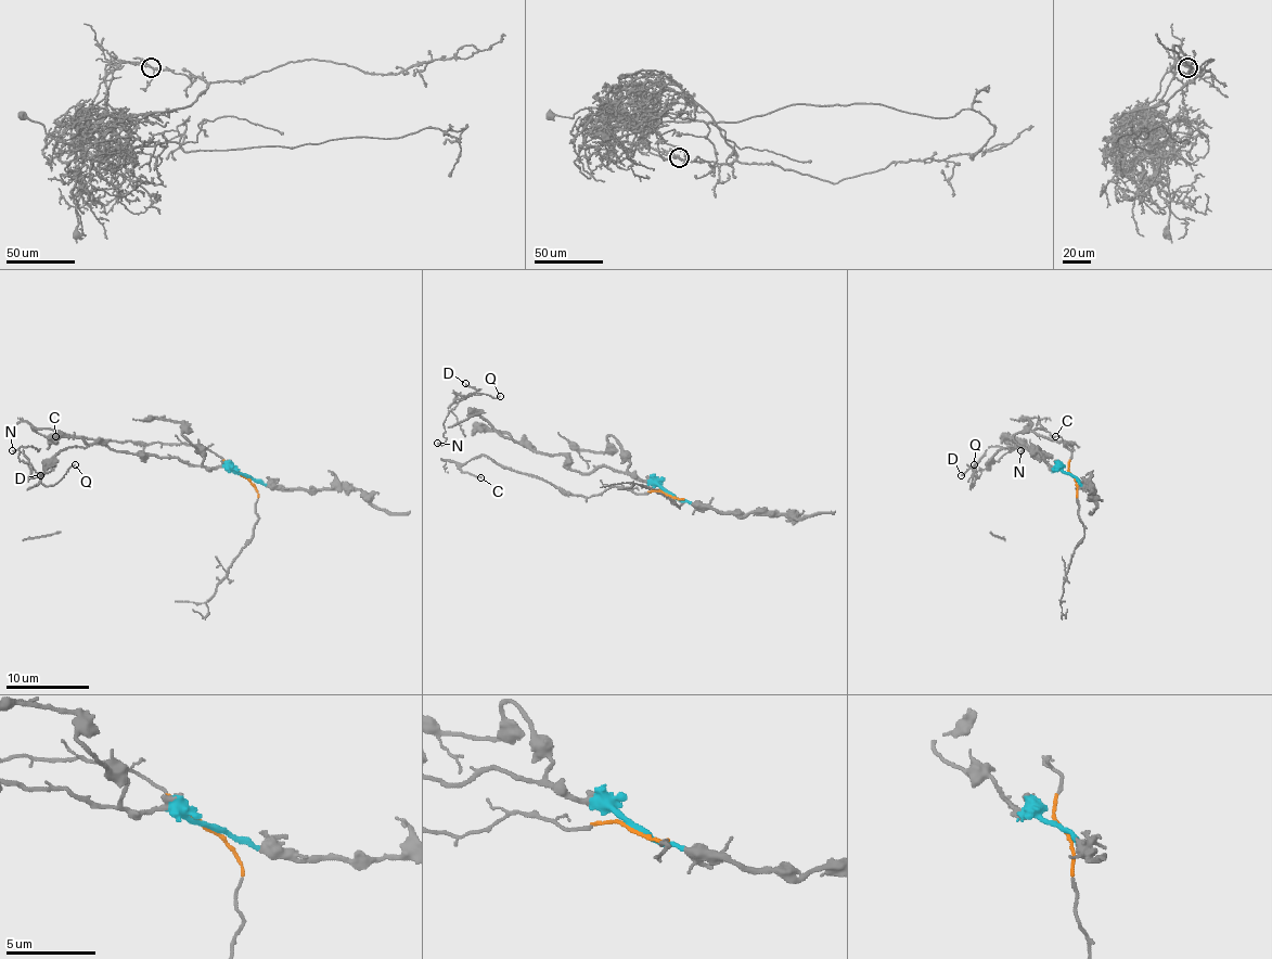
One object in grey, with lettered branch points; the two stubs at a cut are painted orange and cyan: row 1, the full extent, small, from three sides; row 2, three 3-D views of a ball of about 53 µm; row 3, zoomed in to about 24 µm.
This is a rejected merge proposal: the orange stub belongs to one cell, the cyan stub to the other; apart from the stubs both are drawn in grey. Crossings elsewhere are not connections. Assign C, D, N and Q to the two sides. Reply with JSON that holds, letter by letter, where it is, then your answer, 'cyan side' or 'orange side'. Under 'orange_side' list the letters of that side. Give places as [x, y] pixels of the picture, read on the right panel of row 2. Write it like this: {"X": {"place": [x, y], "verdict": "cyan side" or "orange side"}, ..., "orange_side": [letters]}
{"C": {"place": [1055, 436], "verdict": "orange side"}, "D": {"place": [961, 475], "verdict": "cyan side"}, "N": {"place": [1020, 450], "verdict": "cyan side"}, "Q": {"place": [974, 464], "verdict": "cyan side"}, "orange_side": ["C"]}

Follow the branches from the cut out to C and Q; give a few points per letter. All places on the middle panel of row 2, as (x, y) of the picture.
C: (669, 495), (617, 486), (581, 497), (563, 495), (540, 478), (476, 456), (460, 468), (480, 478)
Q: (669, 493), (604, 465), (572, 470), (563, 456), (505, 433), (464, 433), (447, 408), (472, 393), (499, 395)

